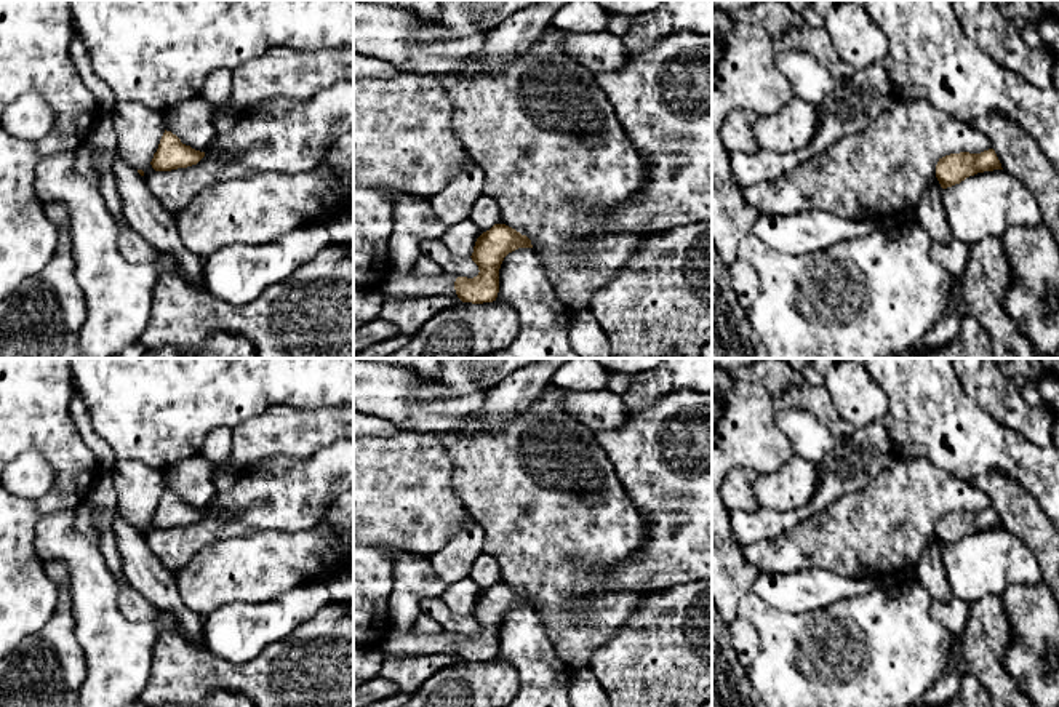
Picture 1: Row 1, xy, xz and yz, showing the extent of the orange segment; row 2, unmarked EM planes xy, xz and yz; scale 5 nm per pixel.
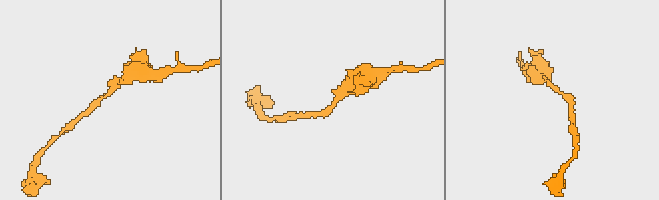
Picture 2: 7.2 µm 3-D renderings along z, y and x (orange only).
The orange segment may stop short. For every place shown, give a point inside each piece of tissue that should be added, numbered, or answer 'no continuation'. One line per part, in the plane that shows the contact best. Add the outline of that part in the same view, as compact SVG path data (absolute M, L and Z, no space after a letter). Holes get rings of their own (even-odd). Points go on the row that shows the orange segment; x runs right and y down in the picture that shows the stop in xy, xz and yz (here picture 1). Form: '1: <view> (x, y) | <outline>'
no continuation

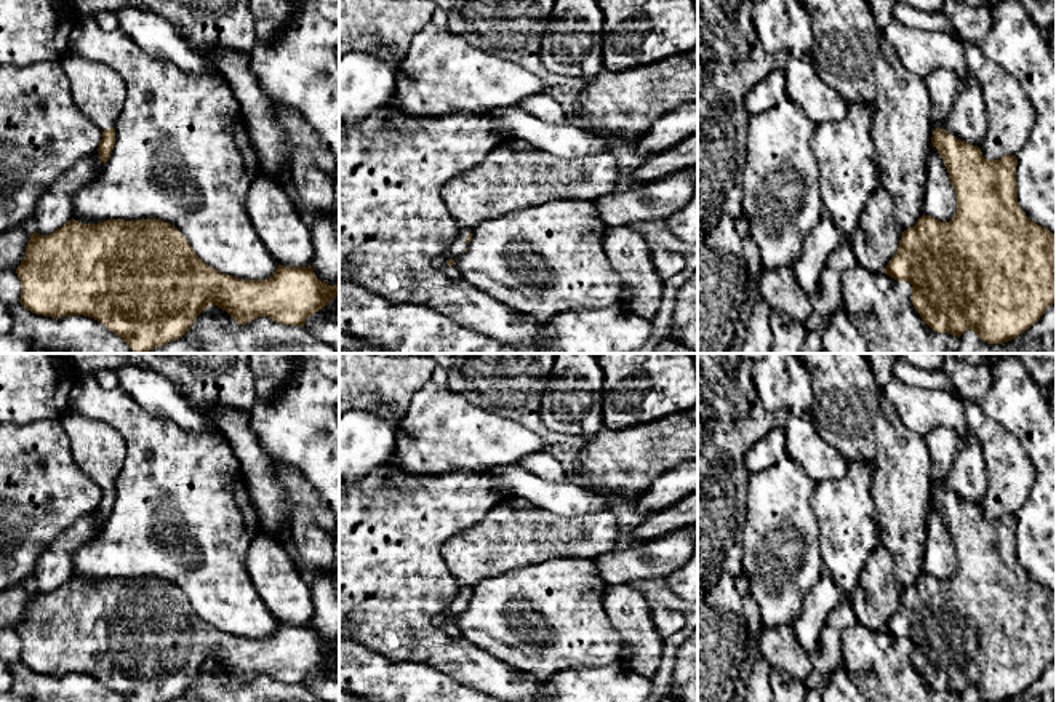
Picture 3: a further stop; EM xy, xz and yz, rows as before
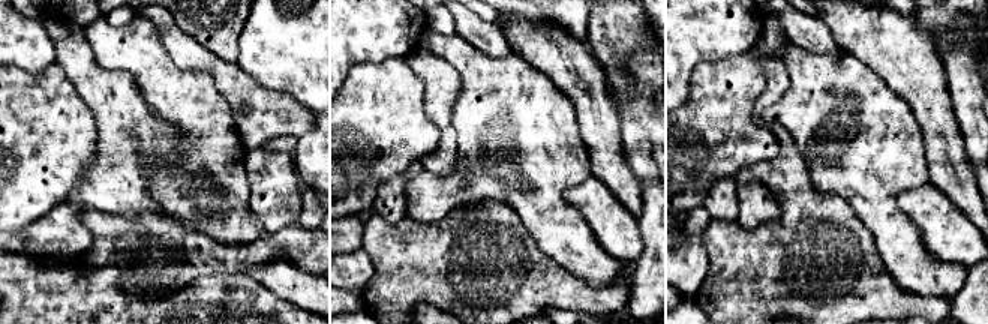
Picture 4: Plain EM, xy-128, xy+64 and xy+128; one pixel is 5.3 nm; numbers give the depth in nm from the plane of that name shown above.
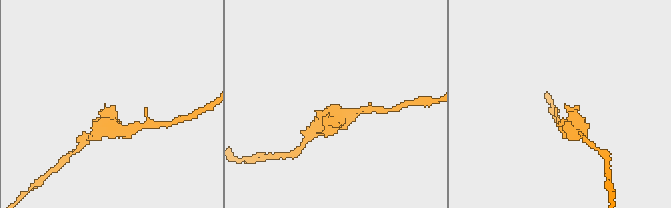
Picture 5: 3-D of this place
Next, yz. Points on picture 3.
1: yz (944, 87) | M933 70L923 80L931 98L931 128L934 131L936 128L942 128L966 82L952 70Z

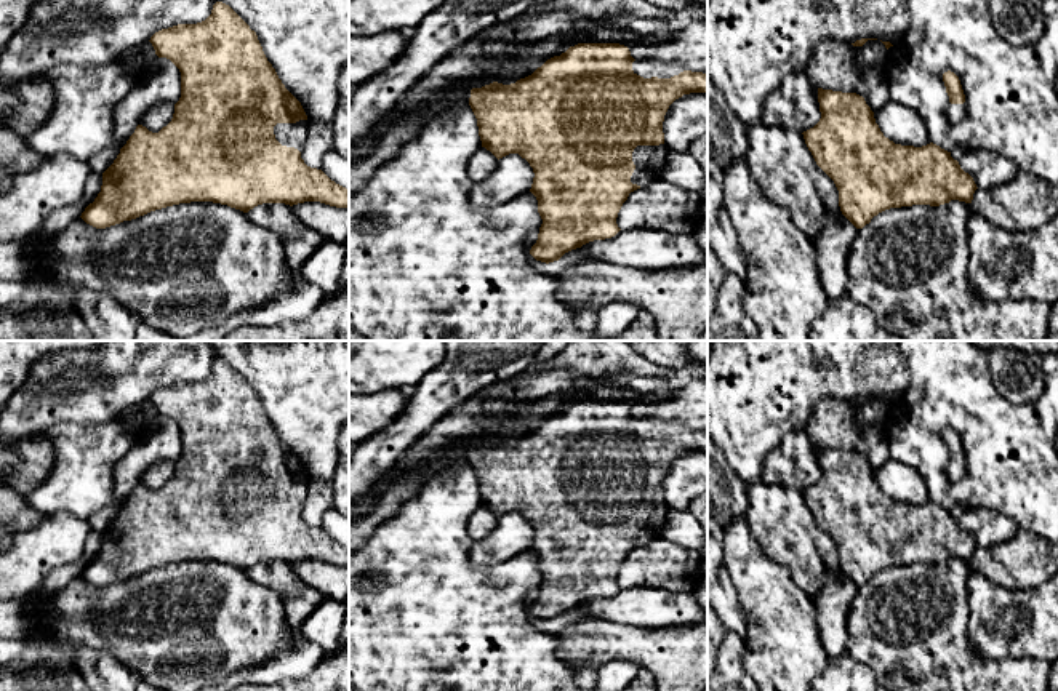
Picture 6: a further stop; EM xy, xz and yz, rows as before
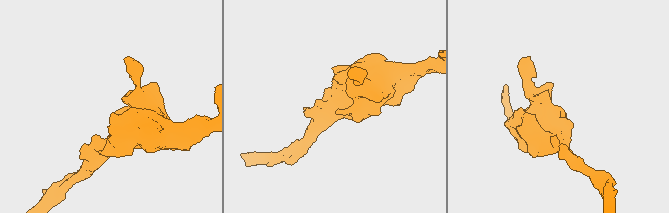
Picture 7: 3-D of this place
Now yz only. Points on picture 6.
1: yz (956, 112) | M949 102L946 114L948 114L949 122L957 123L957 122L964 120L967 115L967 104L965 102L964 104Z

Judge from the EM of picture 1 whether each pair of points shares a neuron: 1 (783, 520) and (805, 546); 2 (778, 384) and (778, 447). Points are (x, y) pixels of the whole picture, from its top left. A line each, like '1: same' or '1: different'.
1: different
2: different

